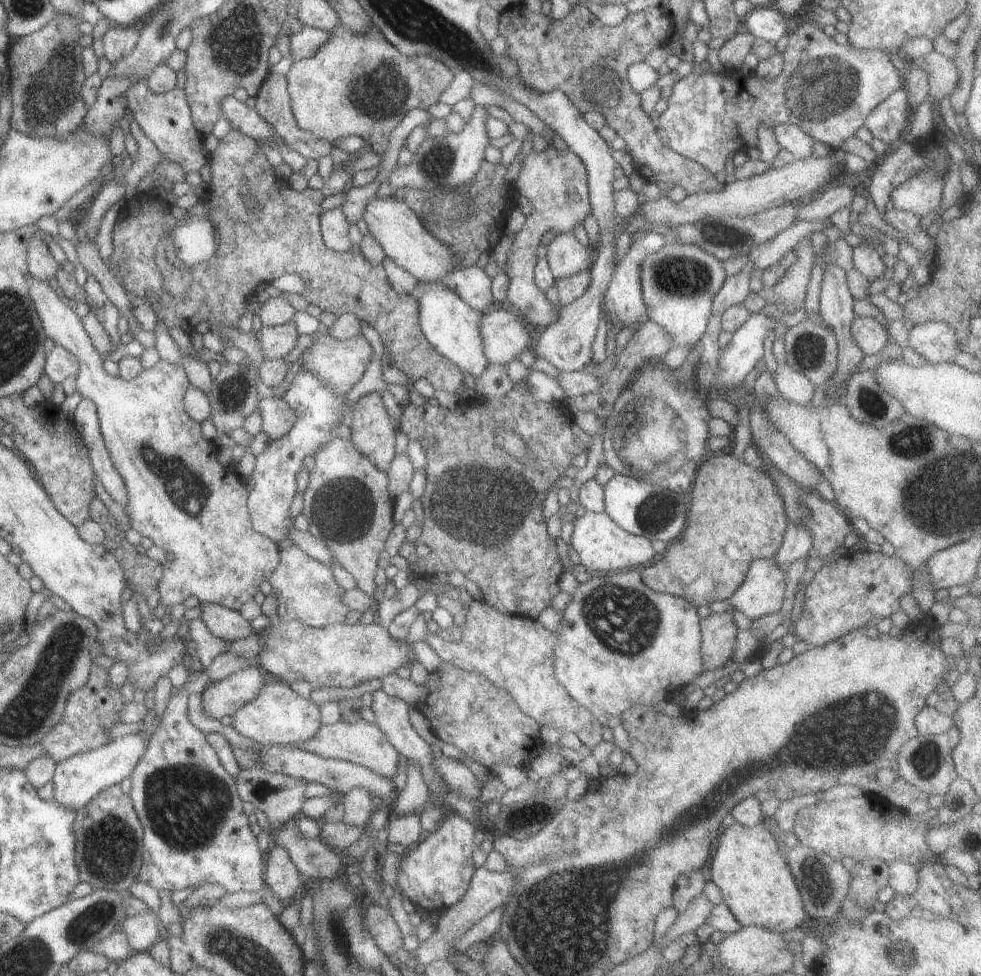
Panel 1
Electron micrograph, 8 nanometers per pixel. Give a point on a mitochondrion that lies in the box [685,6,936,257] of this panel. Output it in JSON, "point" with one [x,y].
{"point":[820,88]}

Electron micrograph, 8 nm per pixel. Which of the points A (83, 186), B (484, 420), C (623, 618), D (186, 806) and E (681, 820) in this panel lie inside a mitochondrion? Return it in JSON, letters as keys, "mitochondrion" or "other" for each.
{"A":"other","B":"other","C":"mitochondrion","D":"mitochondrion","E":"mitochondrion"}

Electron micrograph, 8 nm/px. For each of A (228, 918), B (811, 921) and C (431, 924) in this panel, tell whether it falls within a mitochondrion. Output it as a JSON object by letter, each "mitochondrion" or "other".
{"A":"other","B":"other","C":"other"}

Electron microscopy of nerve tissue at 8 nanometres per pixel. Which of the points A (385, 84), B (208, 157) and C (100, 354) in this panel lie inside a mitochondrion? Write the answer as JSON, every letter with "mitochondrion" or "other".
{"A":"mitochondrion","B":"other","C":"other"}

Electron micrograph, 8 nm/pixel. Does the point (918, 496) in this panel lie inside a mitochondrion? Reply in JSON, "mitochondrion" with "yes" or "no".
{"mitochondrion":"yes"}

